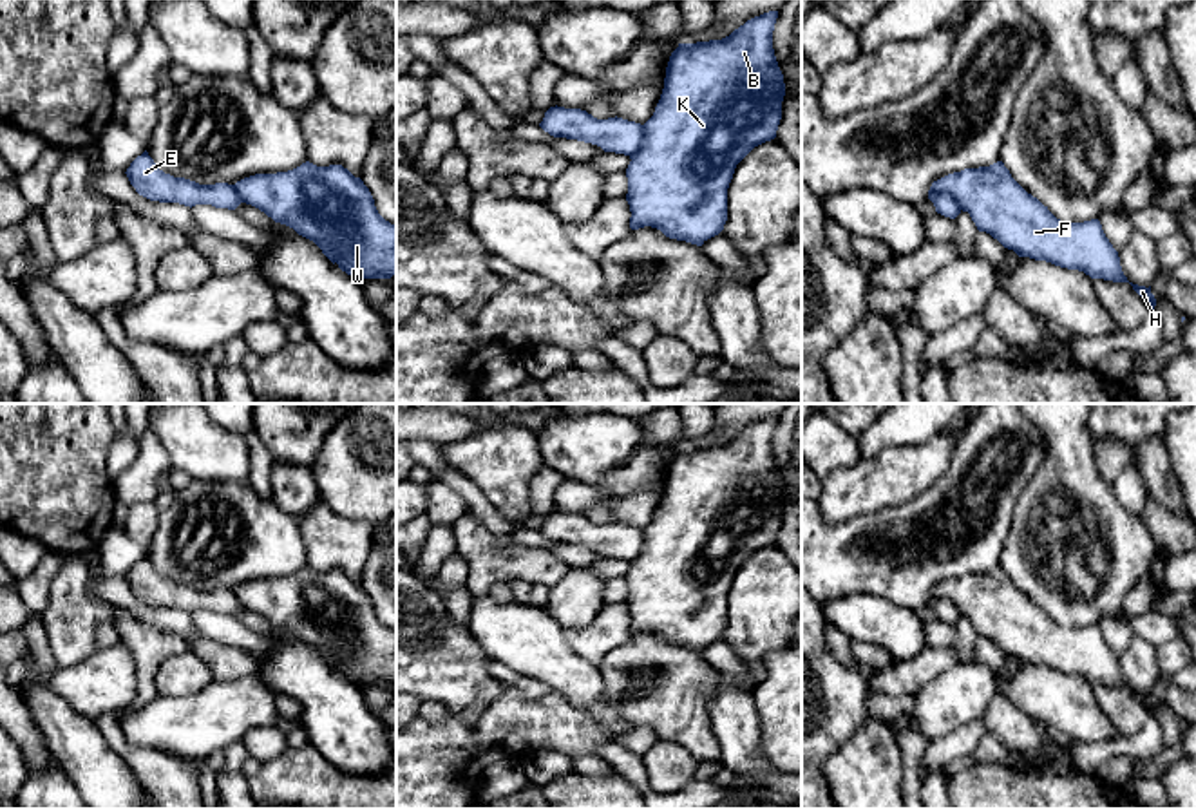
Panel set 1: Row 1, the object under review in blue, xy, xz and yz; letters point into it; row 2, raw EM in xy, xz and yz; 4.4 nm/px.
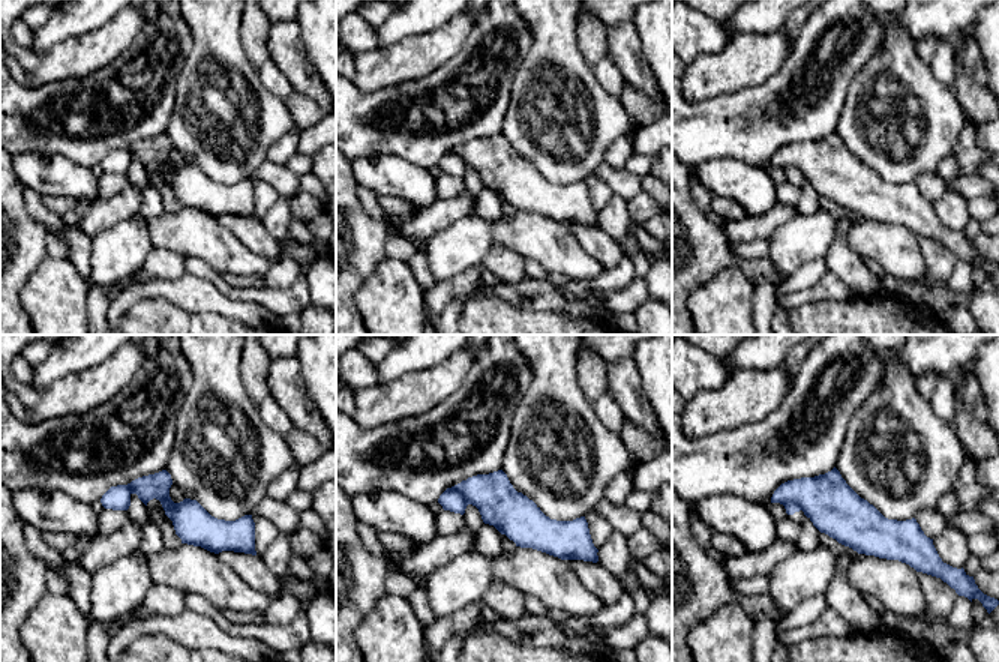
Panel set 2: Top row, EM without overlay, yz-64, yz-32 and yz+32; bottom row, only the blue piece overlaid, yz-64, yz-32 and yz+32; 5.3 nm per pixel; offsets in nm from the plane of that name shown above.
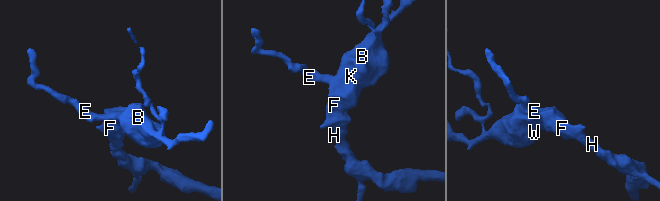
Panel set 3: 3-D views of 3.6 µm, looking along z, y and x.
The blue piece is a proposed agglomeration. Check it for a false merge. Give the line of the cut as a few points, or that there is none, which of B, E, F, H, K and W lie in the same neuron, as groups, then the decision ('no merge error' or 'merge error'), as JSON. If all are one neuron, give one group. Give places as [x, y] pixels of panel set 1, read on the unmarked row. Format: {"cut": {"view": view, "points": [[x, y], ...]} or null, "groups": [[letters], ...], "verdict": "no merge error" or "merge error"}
{"cut": {"view": "yz", "points": [[929, 599], [949, 599], [961, 614]]}, "groups": [["B", "F", "H", "K", "W"], ["E"]], "verdict": "merge error"}

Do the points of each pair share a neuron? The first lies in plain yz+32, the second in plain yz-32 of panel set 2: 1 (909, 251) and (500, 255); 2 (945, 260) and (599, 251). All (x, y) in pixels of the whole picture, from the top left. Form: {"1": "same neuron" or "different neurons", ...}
{"1": "different neurons", "2": "same neuron"}

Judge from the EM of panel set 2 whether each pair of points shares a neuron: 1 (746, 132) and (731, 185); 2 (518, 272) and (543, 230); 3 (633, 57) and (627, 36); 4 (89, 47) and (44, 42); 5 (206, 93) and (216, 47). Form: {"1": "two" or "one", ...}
{"1": "two", "2": "two", "3": "one", "4": "two", "5": "one"}

